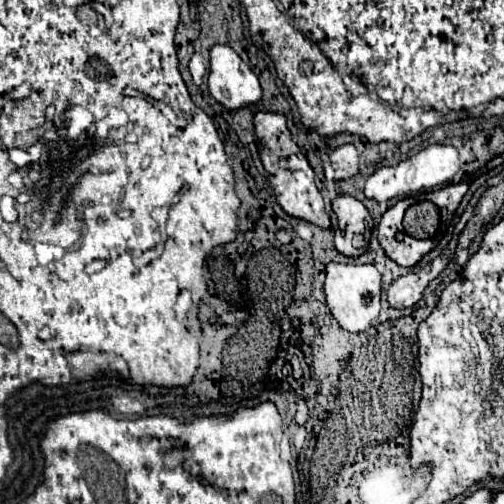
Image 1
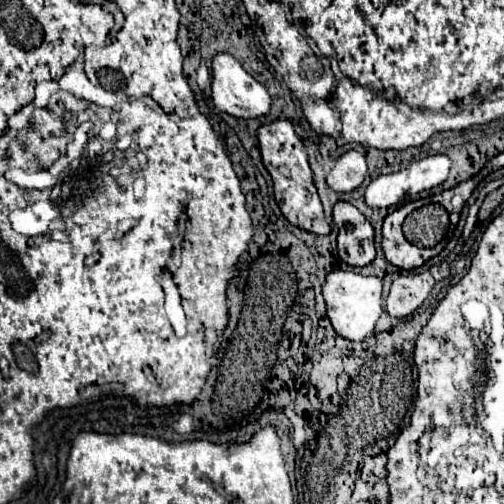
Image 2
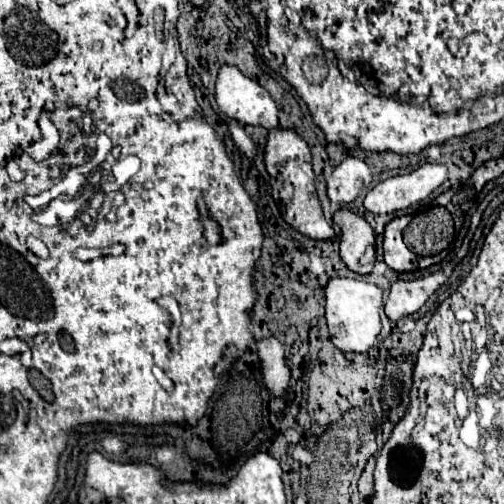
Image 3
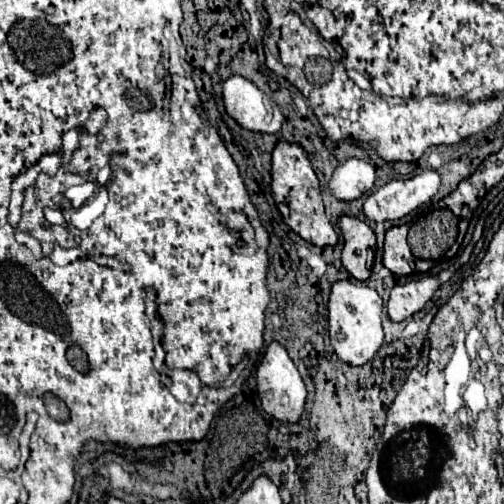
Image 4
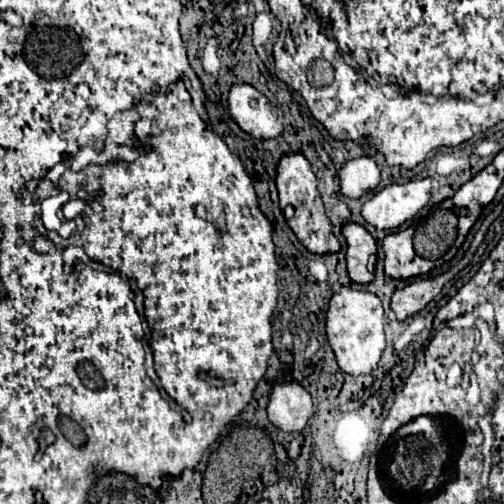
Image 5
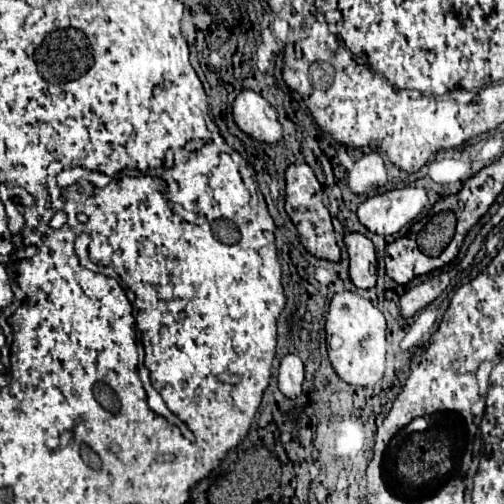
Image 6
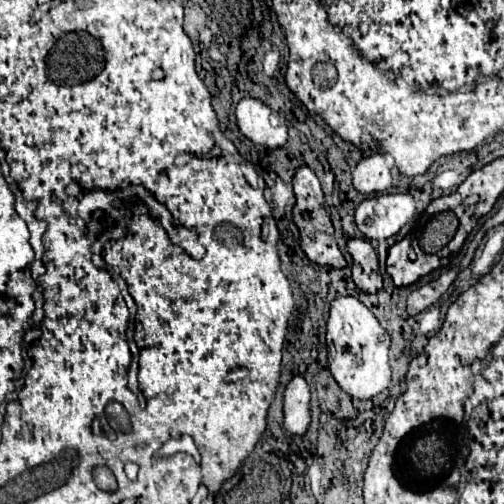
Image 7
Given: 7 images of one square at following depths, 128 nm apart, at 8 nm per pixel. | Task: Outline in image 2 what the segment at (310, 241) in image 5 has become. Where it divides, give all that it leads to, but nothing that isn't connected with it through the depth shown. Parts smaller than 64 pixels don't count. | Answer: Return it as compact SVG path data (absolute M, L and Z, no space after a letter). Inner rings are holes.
M274 120L258 128L258 142L262 152L262 162L274 182L274 198L286 216L286 220L310 234L330 234L330 226L324 220L322 204L312 182L312 170L308 164L308 154L302 140L296 136L288 120Z

